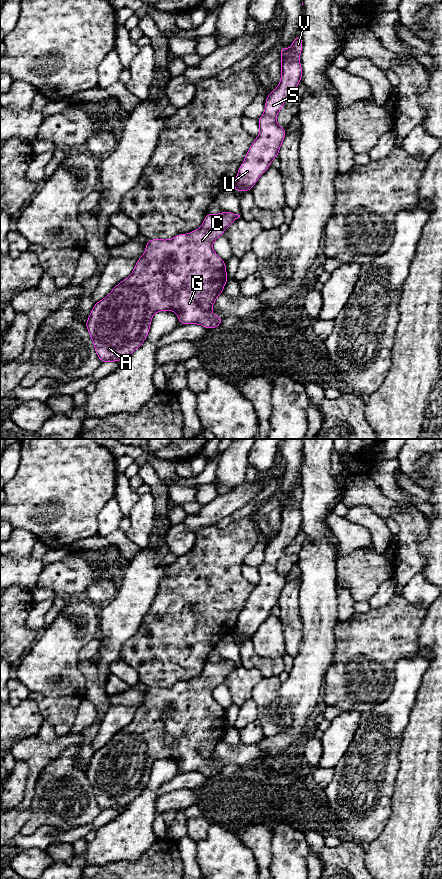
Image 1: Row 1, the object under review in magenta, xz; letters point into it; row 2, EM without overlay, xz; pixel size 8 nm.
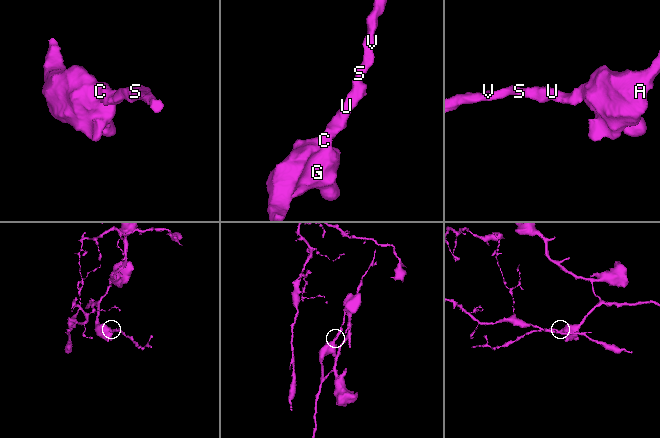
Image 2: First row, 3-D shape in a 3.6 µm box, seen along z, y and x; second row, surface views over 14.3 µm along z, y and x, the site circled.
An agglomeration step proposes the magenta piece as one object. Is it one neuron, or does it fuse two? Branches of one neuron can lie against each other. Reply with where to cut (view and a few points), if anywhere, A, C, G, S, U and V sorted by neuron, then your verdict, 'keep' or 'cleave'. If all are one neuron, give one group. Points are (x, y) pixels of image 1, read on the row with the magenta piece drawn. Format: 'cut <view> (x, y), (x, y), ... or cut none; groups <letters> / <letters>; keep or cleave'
cut none; groups A C G S U V; keep

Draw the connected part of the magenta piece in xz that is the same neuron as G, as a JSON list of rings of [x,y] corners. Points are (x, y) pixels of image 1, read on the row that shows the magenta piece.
[[[223,211],[220,214],[207,213],[202,226],[189,234],[178,234],[172,239],[150,239],[146,243],[144,254],[137,259],[130,276],[117,284],[102,300],[94,304],[85,325],[93,340],[96,354],[101,362],[116,362],[127,358],[145,341],[153,315],[159,311],[174,311],[178,315],[179,324],[198,324],[207,329],[220,326],[223,318],[212,315],[216,298],[223,293],[228,281],[226,264],[213,250],[213,242],[223,235],[240,215]]]

